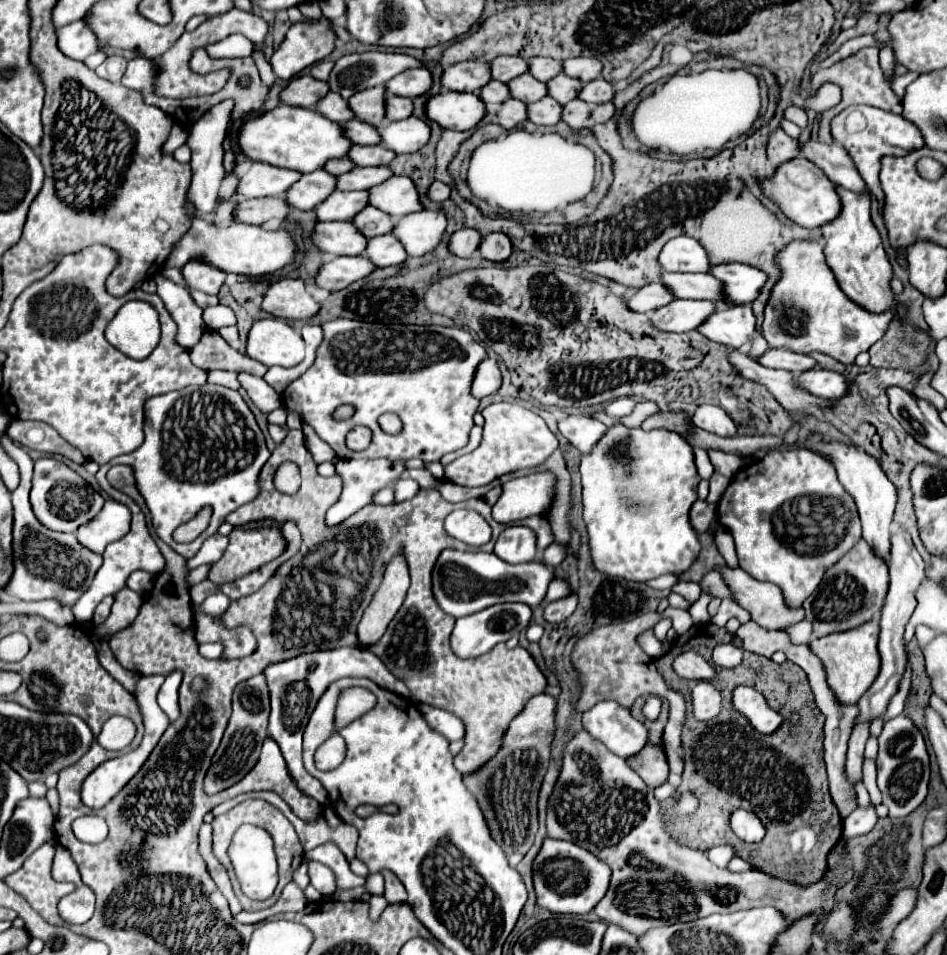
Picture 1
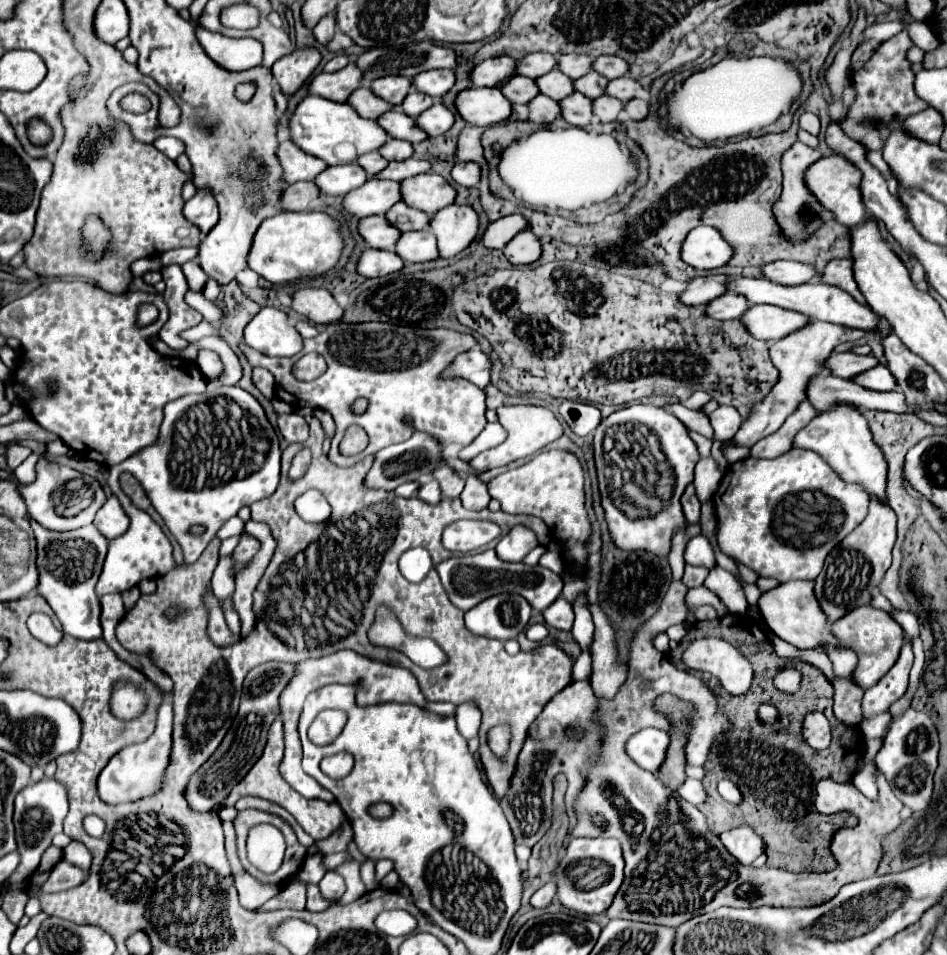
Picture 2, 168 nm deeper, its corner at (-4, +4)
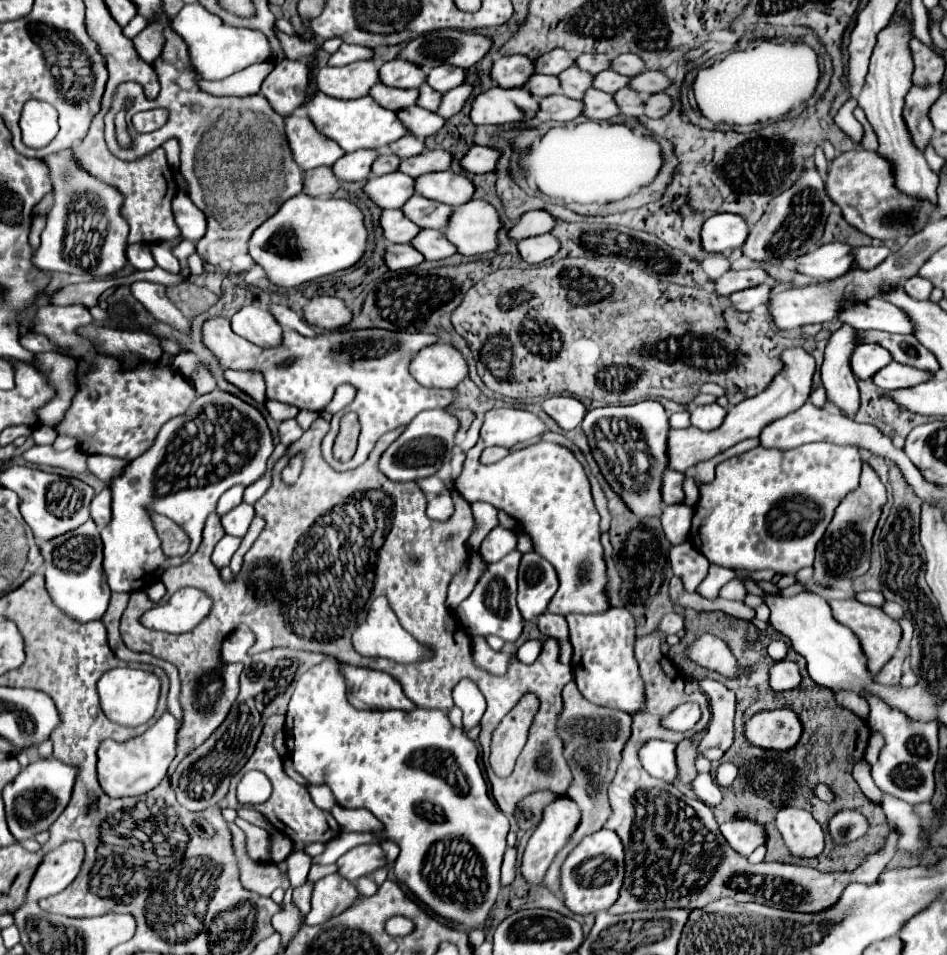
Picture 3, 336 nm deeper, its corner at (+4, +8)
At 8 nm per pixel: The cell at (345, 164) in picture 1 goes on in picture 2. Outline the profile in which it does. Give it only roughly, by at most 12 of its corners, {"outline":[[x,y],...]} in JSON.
{"outline":[[378,151],[362,155],[356,163],[370,177],[386,169],[386,161]]}

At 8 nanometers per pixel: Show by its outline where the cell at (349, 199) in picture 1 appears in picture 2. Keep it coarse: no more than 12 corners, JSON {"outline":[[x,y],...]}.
{"outline":[[368,179],[344,197],[356,217],[384,215],[402,201],[398,181]]}

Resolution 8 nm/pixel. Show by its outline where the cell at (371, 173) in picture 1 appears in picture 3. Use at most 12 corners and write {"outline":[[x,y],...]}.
{"outline":[[424,151],[402,159],[398,171],[418,177],[432,171],[446,171],[452,155]]}

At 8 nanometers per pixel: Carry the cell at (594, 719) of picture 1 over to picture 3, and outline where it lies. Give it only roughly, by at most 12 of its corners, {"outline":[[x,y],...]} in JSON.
{"outline":[[646,741],[640,763],[656,779],[676,777],[676,745]]}

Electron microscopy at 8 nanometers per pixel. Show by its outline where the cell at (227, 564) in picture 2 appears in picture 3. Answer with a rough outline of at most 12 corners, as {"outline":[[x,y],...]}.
{"outline":[[224,535],[214,547],[212,563],[226,567],[238,547],[238,537]]}

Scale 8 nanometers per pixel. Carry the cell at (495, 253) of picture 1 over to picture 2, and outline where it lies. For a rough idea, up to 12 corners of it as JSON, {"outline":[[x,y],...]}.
{"outline":[[522,231],[504,247],[514,265],[530,265],[542,257],[542,243]]}

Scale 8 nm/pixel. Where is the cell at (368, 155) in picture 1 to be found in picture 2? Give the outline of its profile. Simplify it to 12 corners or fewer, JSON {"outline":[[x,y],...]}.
{"outline":[[390,139],[380,153],[388,161],[404,161],[414,155],[408,141]]}

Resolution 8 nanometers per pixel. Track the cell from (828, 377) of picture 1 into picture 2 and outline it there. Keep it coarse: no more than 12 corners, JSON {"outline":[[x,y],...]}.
{"outline":[[886,365],[854,379],[874,391],[892,391],[896,377]]}

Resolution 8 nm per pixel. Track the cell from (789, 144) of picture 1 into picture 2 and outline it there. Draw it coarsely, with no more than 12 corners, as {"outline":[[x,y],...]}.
{"outline":[[804,143],[782,157],[784,191],[772,207],[792,243],[820,225],[822,205],[804,187],[804,169],[822,153]]}

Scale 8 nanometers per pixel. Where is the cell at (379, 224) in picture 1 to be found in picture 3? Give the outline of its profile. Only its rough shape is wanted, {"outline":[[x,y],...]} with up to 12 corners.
{"outline":[[412,195],[402,213],[420,227],[444,229],[452,209]]}

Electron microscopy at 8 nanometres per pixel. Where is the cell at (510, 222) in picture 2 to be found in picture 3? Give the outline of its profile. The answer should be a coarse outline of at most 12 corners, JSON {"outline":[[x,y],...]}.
{"outline":[[528,211],[508,231],[510,239],[548,233],[556,219]]}

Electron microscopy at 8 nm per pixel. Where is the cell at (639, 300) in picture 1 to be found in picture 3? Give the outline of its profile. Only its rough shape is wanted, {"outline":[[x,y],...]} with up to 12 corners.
{"outline":[[760,267],[728,269],[714,279],[720,297],[770,283]]}

